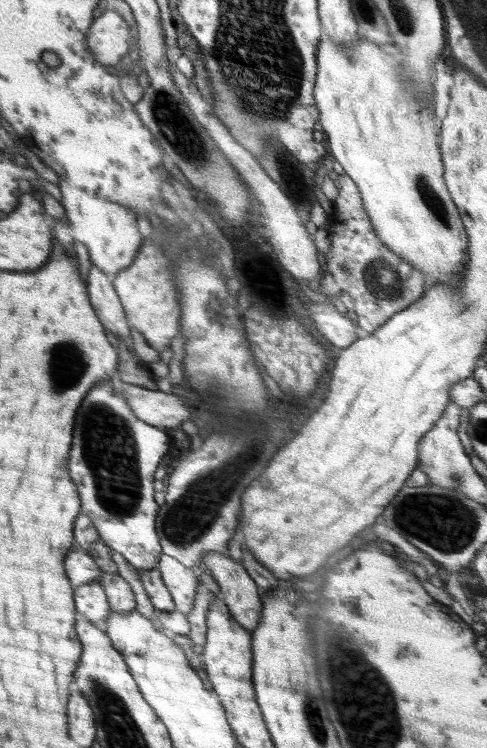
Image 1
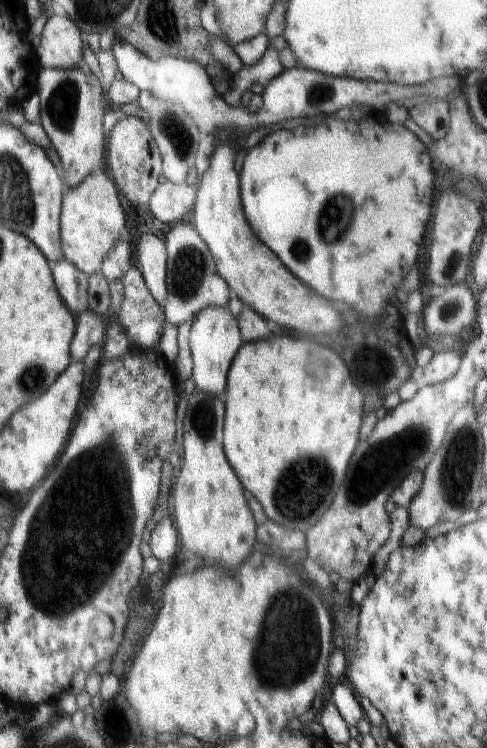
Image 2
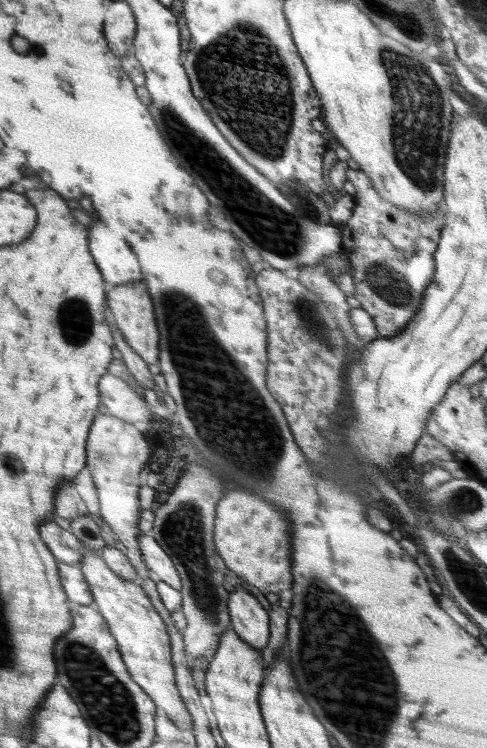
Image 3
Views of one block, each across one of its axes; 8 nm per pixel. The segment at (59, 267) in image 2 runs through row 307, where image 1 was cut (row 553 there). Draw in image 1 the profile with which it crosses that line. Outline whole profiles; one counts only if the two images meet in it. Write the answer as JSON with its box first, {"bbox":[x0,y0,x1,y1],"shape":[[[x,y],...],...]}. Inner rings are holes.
{"bbox":[64,549,102,590],"shape":[[[72,549],[68,551],[64,559],[64,568],[73,590],[82,584],[98,580],[102,573],[101,568],[89,553]]]}

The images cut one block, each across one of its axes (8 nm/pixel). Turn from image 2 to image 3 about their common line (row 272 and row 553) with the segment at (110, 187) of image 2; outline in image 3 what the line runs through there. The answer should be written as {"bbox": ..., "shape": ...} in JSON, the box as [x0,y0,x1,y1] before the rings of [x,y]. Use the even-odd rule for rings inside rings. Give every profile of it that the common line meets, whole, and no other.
{"bbox":[79,546,193,730],"shape":[[[83,546],[83,559],[79,562],[82,574],[92,593],[93,604],[108,624],[110,635],[118,644],[118,651],[127,666],[132,680],[160,706],[180,730],[193,726],[191,714],[178,692],[174,680],[174,667],[171,659],[171,641],[160,614],[156,612],[149,596],[142,590],[138,581],[130,582],[108,568],[102,553]]]}

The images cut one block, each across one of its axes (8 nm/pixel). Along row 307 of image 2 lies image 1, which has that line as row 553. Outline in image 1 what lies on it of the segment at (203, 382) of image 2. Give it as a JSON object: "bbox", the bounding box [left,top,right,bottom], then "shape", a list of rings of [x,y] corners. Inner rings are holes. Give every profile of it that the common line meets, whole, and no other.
{"bbox":[202,552,262,631],"shape":[[[208,552],[202,556],[202,562],[204,570],[211,574],[215,582],[220,587],[220,597],[225,602],[230,615],[233,620],[246,631],[254,631],[262,620],[262,596],[259,592],[258,586],[250,574],[246,572],[246,569],[240,562],[232,560],[232,558],[227,554],[218,554],[218,552]]]}

